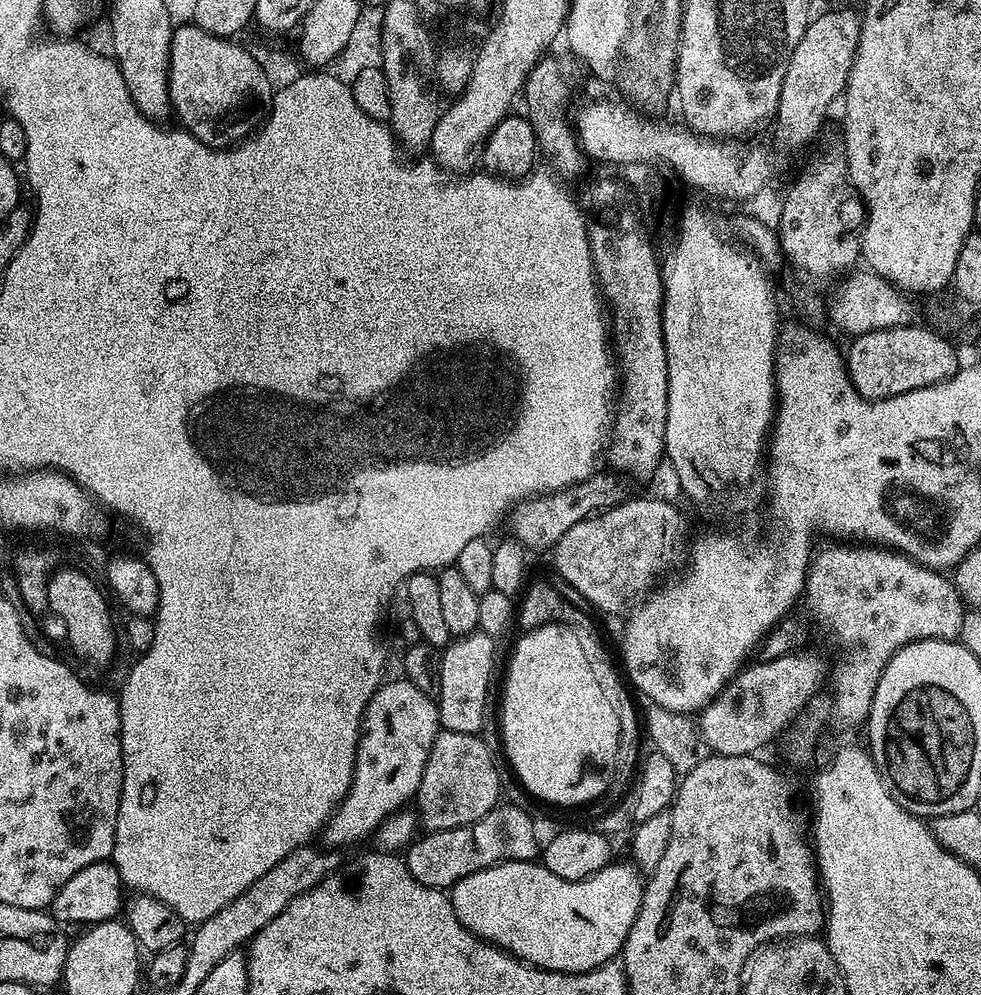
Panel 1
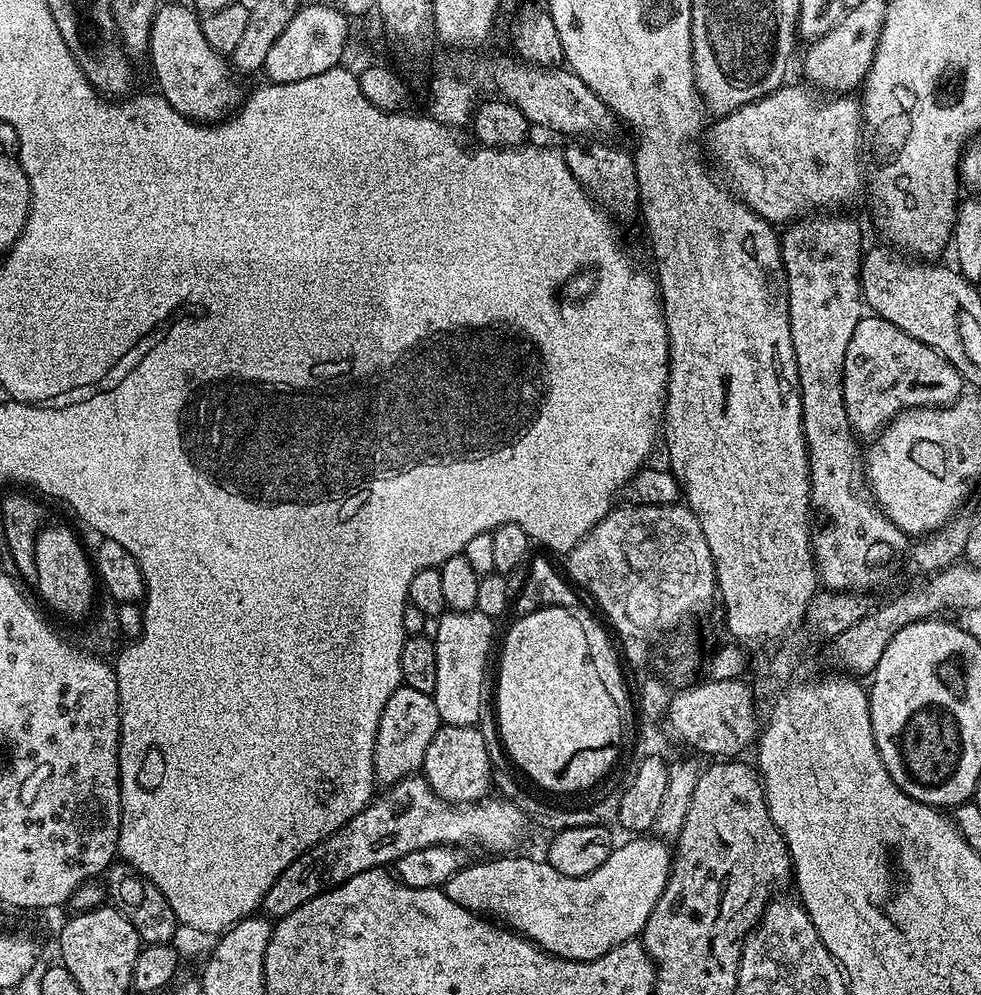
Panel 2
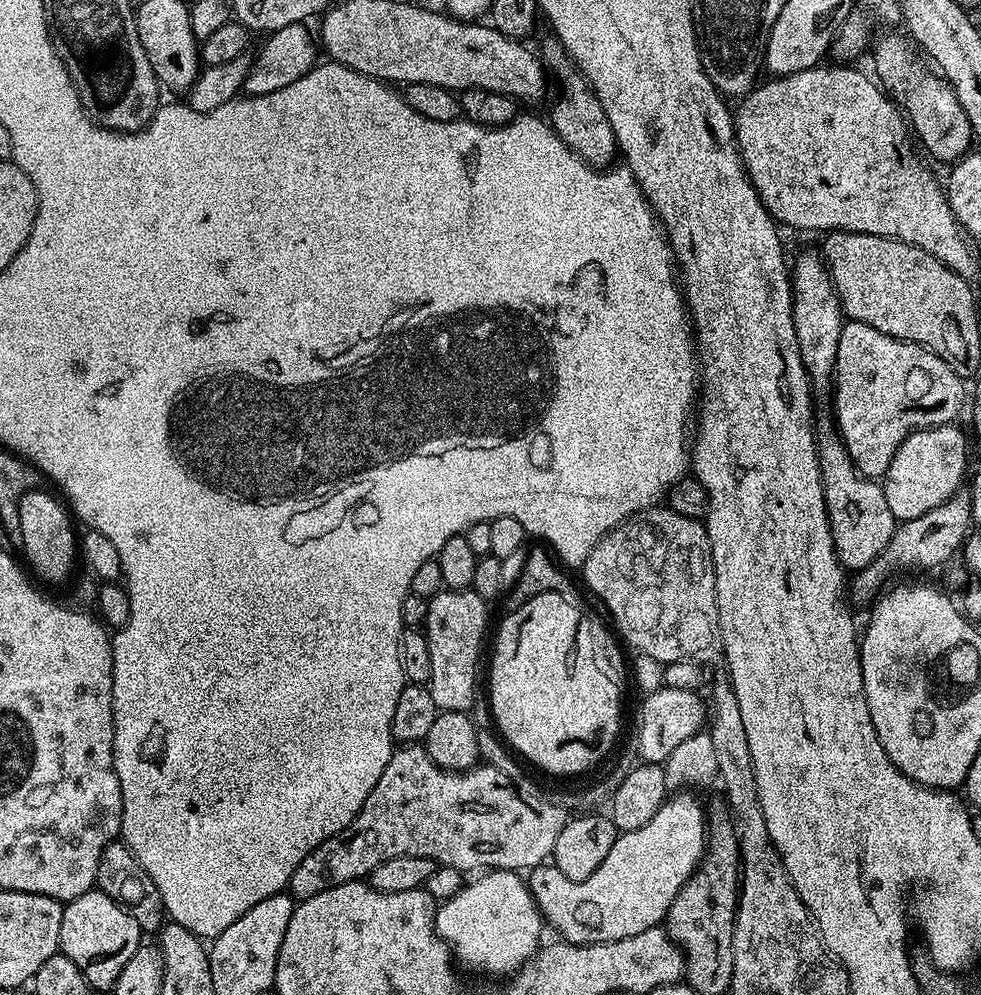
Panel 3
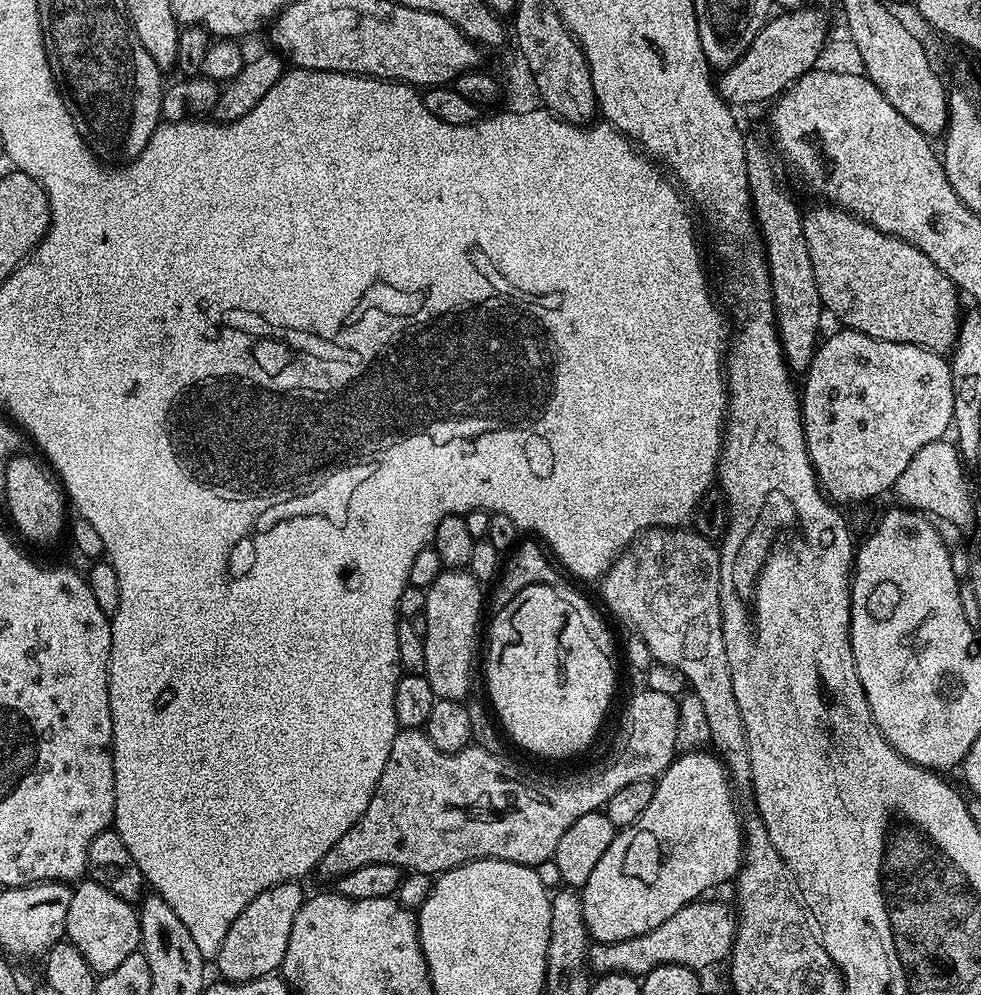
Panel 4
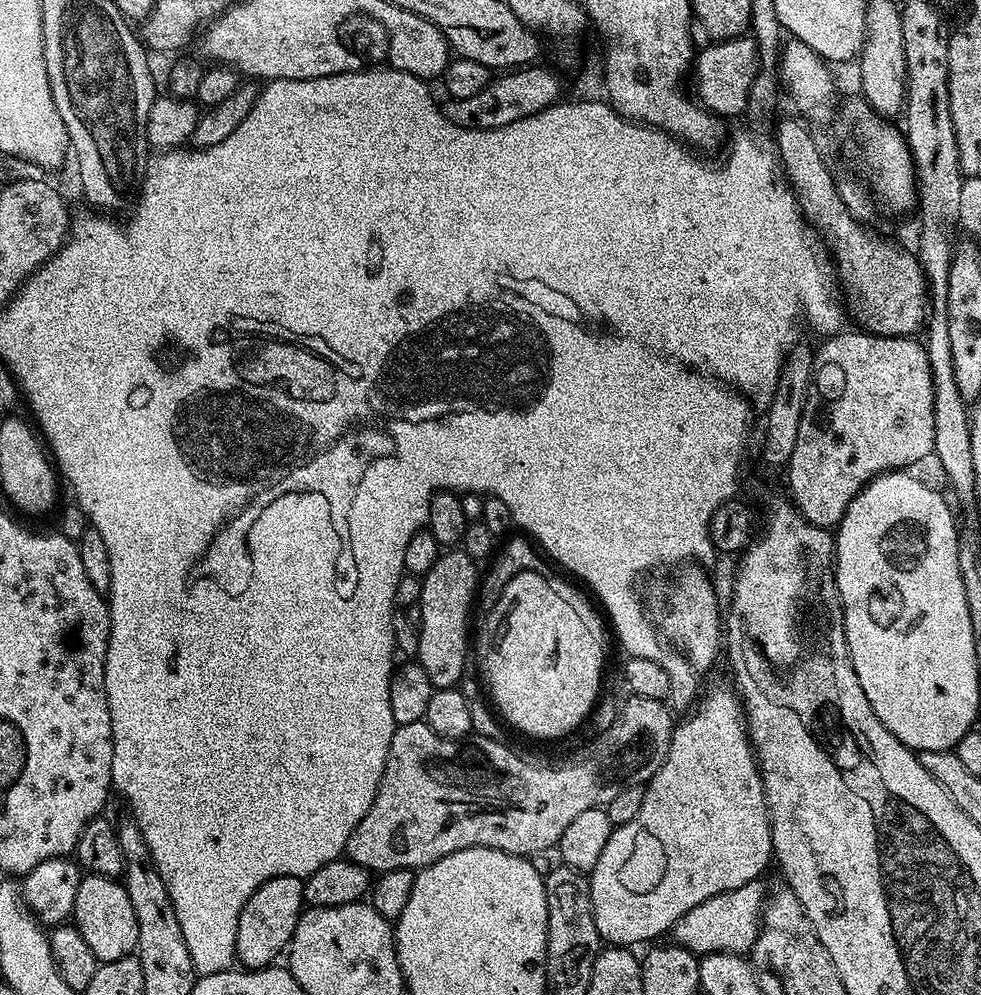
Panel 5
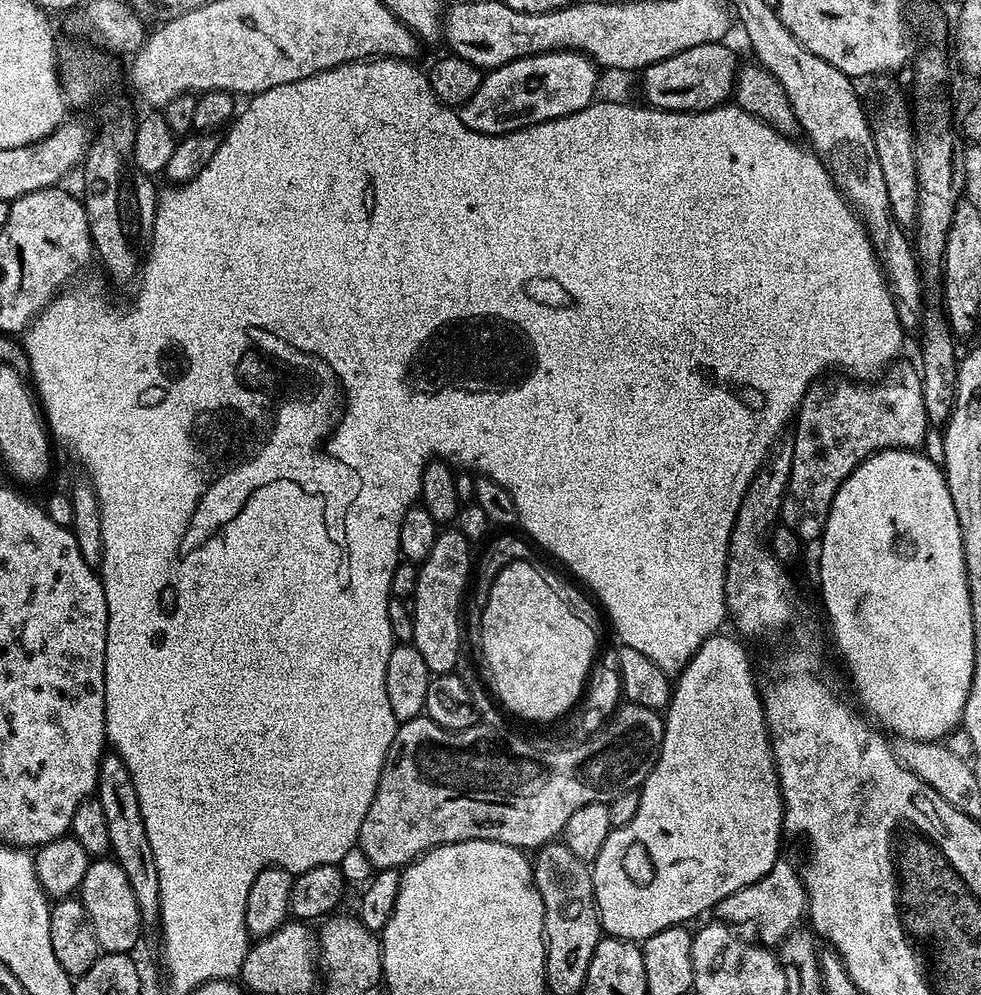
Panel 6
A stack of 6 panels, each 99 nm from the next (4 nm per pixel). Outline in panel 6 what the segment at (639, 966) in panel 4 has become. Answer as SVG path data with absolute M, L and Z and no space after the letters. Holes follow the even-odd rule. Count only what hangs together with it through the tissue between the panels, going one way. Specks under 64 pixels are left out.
M787 858L777 860L776 865L758 882L726 894L714 909L717 921L733 926L749 924L756 931L755 939L765 946L779 946L794 931L801 927L808 910L808 891L804 889L804 877Z

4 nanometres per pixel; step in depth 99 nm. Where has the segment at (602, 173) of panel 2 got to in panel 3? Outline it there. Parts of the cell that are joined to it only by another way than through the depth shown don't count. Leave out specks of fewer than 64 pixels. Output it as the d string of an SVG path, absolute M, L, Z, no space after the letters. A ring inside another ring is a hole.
M548 34L548 37L538 47L540 63L550 73L551 79L560 87L560 93L552 104L552 116L550 123L552 129L558 134L560 141L567 146L571 152L576 153L591 168L605 169L617 159L618 149L614 130L610 130L610 118L606 118L606 110L602 110L602 102L594 94L589 86L588 80L580 73L571 54L562 46L562 42L556 39L555 35Z

